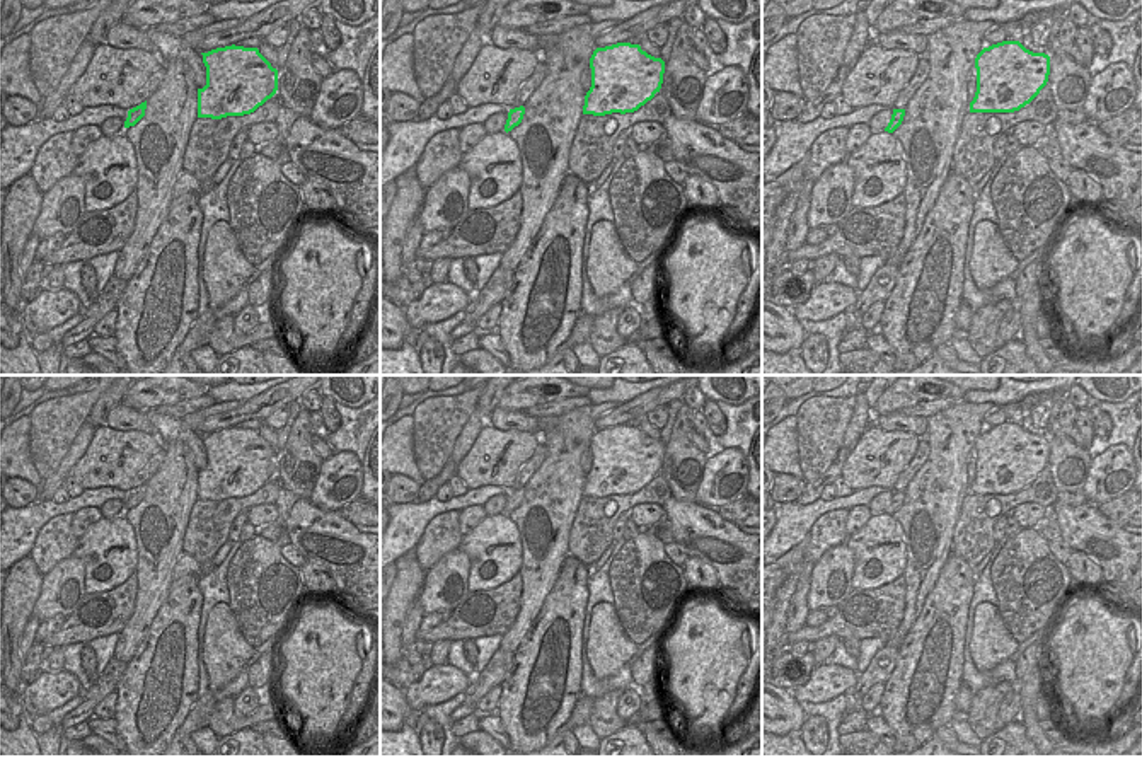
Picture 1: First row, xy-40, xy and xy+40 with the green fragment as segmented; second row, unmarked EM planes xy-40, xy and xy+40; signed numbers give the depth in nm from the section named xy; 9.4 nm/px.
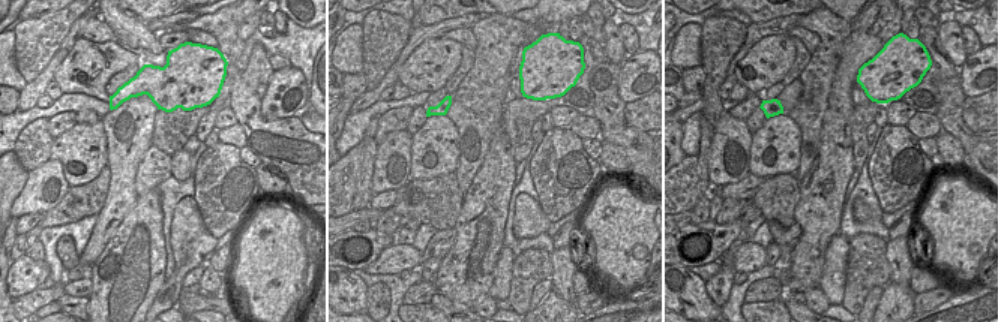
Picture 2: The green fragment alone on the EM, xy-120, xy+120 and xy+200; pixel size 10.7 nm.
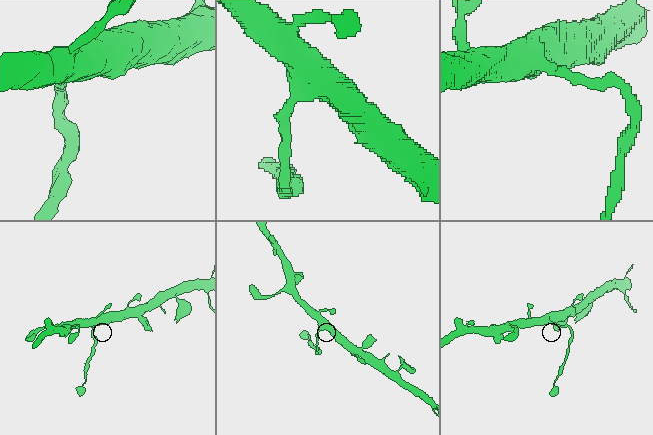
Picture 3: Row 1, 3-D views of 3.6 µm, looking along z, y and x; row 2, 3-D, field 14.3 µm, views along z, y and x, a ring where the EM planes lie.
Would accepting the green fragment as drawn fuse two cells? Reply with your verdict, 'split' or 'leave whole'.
split

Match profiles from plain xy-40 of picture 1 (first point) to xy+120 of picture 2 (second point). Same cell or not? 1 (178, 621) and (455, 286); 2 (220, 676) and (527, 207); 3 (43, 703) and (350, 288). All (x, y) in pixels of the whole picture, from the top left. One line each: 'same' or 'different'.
1: same
2: same
3: different

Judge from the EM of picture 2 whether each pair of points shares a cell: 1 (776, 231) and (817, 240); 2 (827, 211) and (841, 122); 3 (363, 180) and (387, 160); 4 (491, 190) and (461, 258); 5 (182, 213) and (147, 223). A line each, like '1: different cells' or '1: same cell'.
1: different cells
2: same cell
3: different cells
4: same cell
5: different cells

